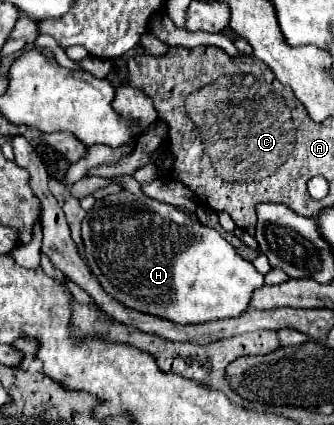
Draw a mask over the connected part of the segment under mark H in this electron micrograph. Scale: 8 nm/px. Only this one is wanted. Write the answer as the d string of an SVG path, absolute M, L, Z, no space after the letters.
M120 190L118 194L110 194L94 202L84 218L82 240L86 246L88 266L110 296L128 308L176 324L204 324L210 320L236 318L250 308L254 290L264 286L264 276L250 260L242 258L218 230L194 222L186 212L172 204L164 204L148 196L136 196L128 190Z

